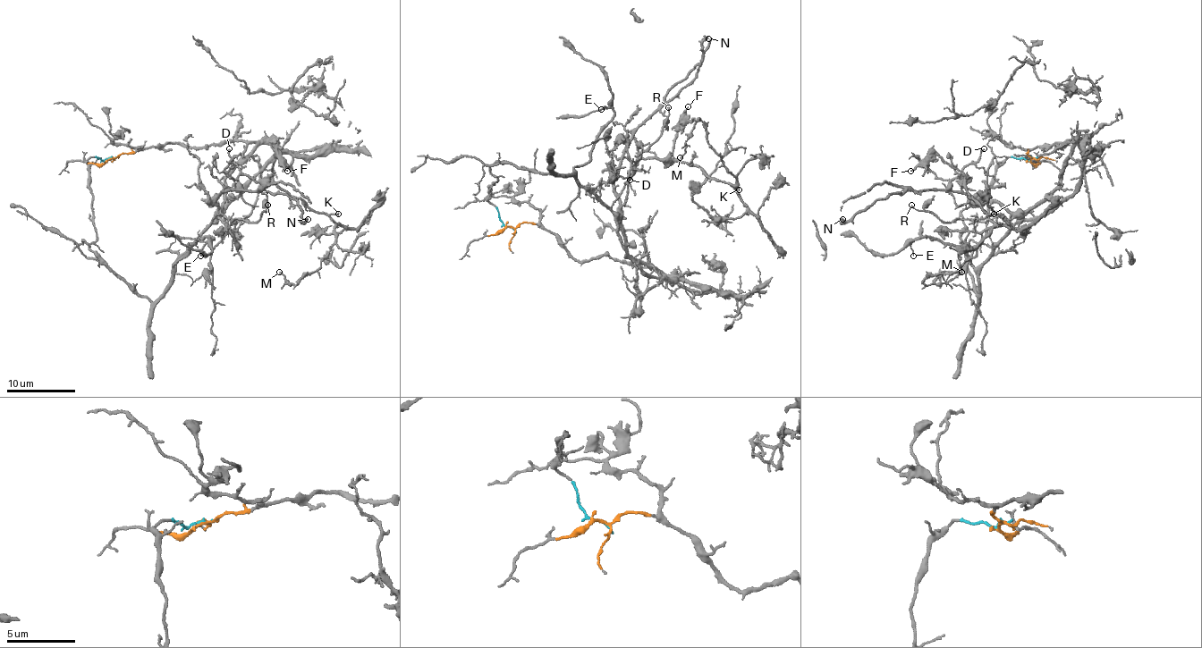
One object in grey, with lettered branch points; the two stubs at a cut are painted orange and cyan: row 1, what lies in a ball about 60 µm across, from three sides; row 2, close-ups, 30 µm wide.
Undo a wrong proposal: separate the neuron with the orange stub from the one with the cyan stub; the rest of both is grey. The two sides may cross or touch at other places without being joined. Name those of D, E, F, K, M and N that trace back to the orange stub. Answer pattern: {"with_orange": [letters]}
{"with_orange": ["D", "F", "K", "M", "N"]}

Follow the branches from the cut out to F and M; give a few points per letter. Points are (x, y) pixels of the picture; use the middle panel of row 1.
F: (511, 228), (656, 267), (627, 256), (614, 177), (635, 141), (672, 156), (688, 106)
M: (511, 228), (656, 267), (627, 256), (623, 149), (734, 189), (702, 121), (680, 158)

